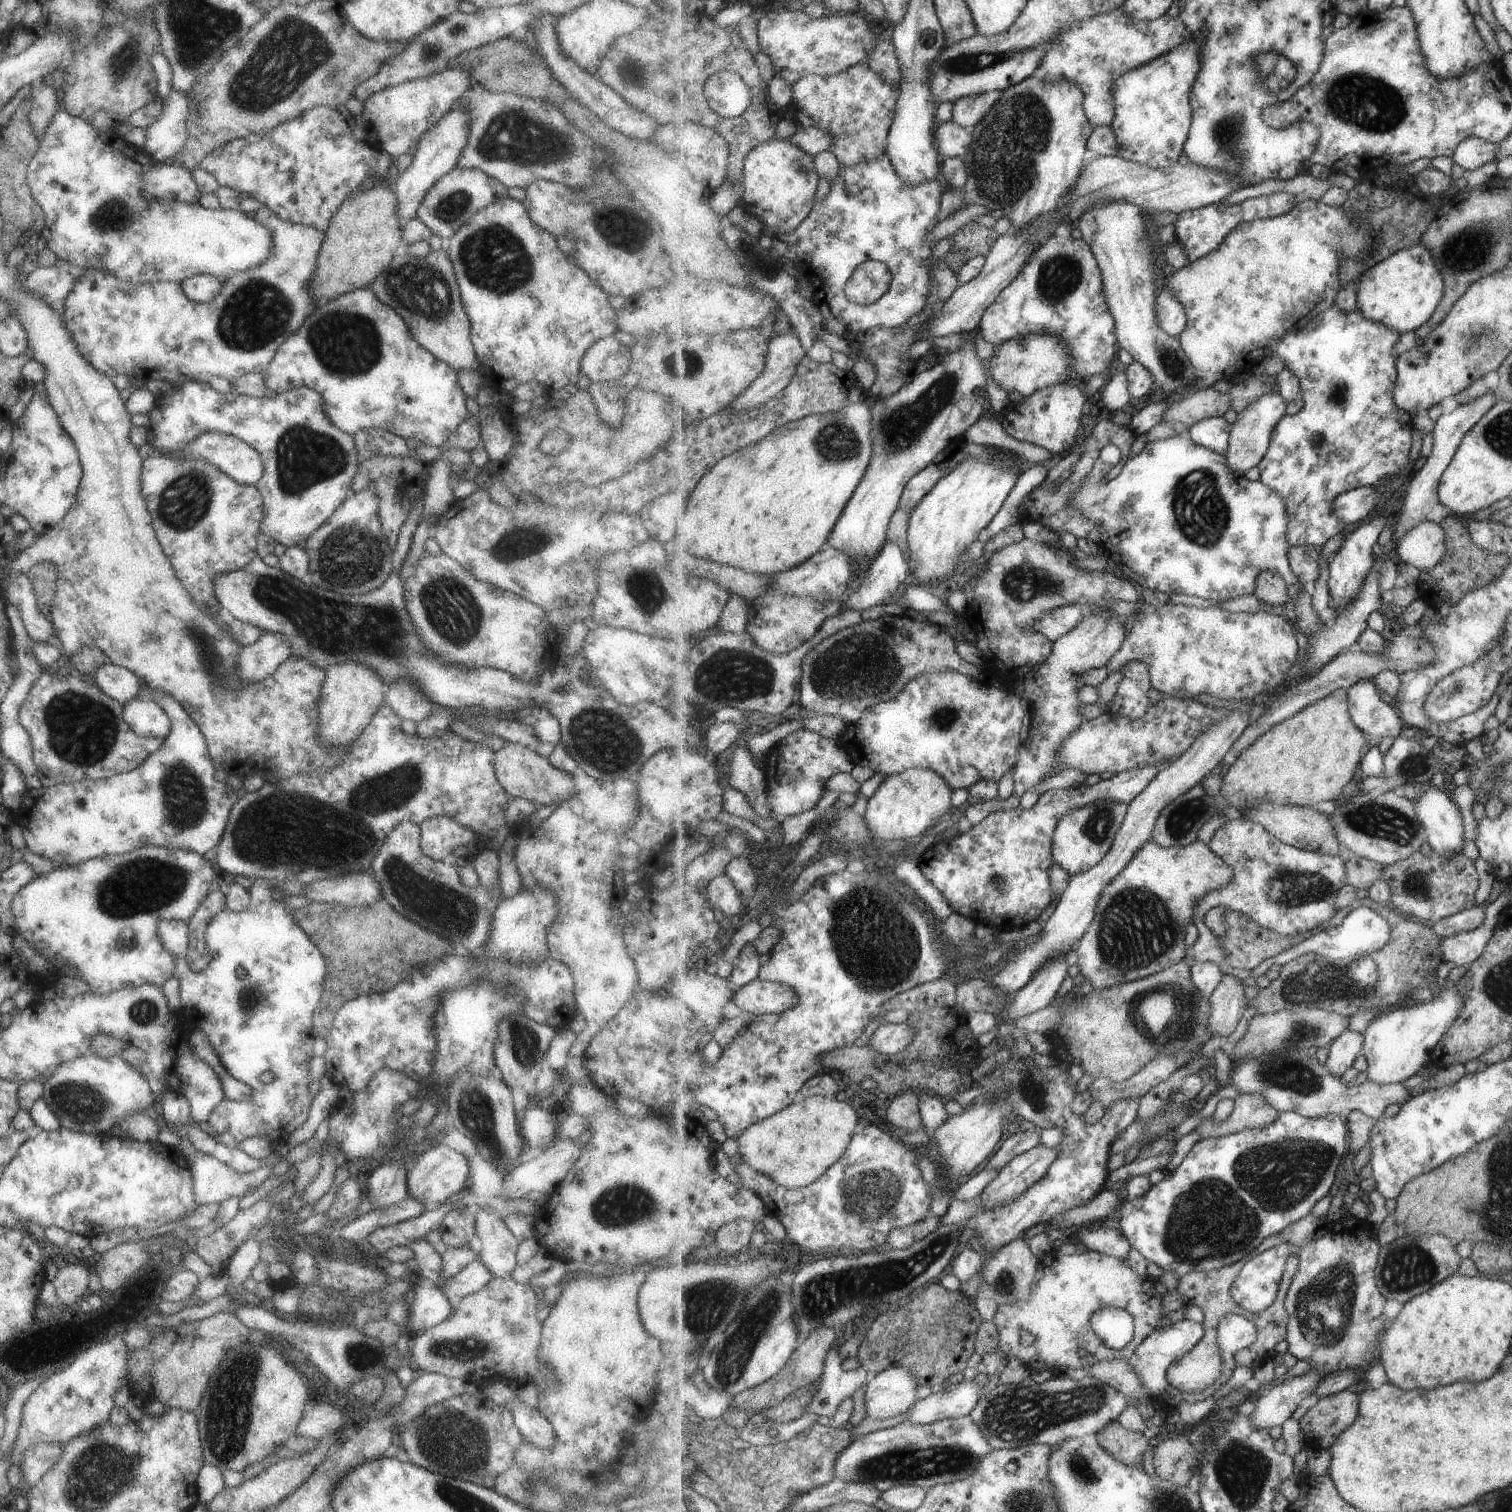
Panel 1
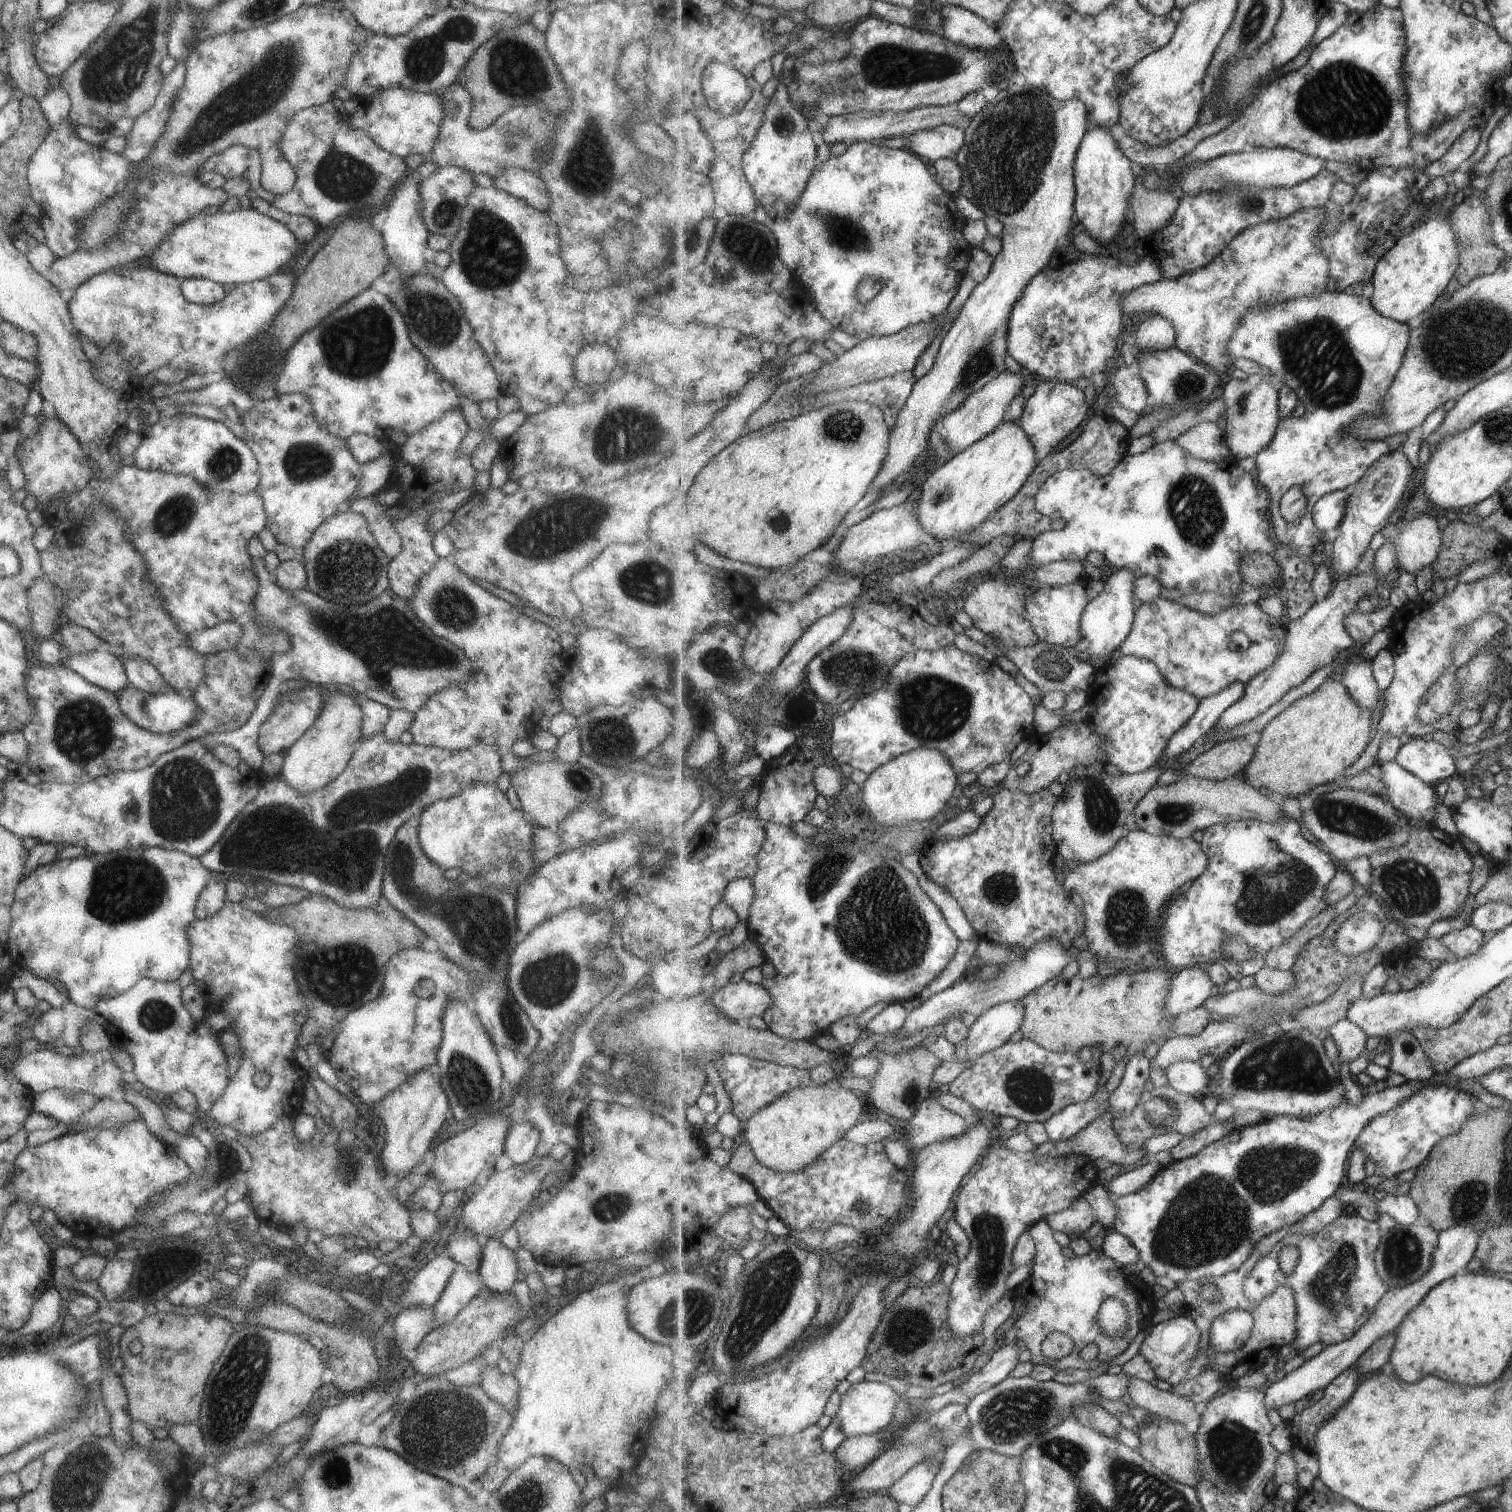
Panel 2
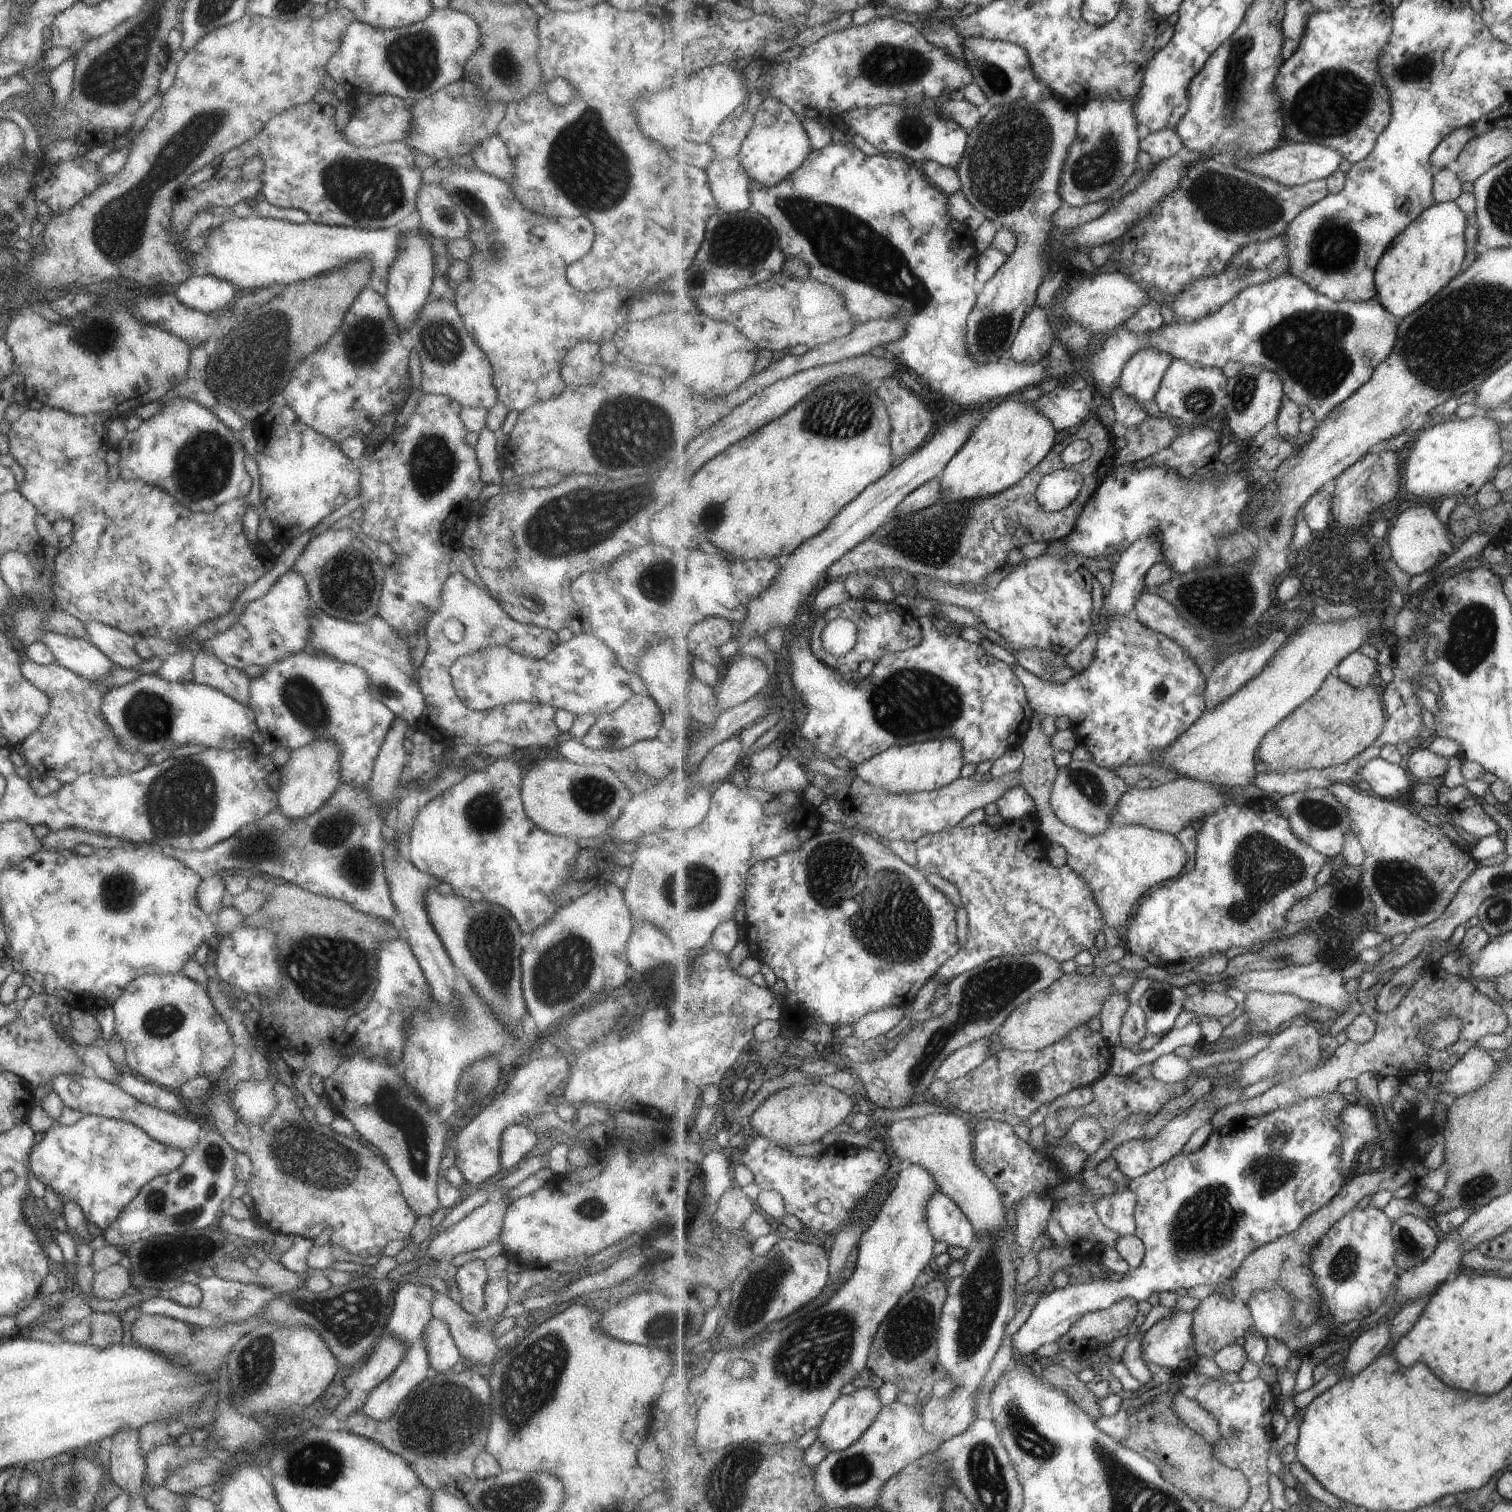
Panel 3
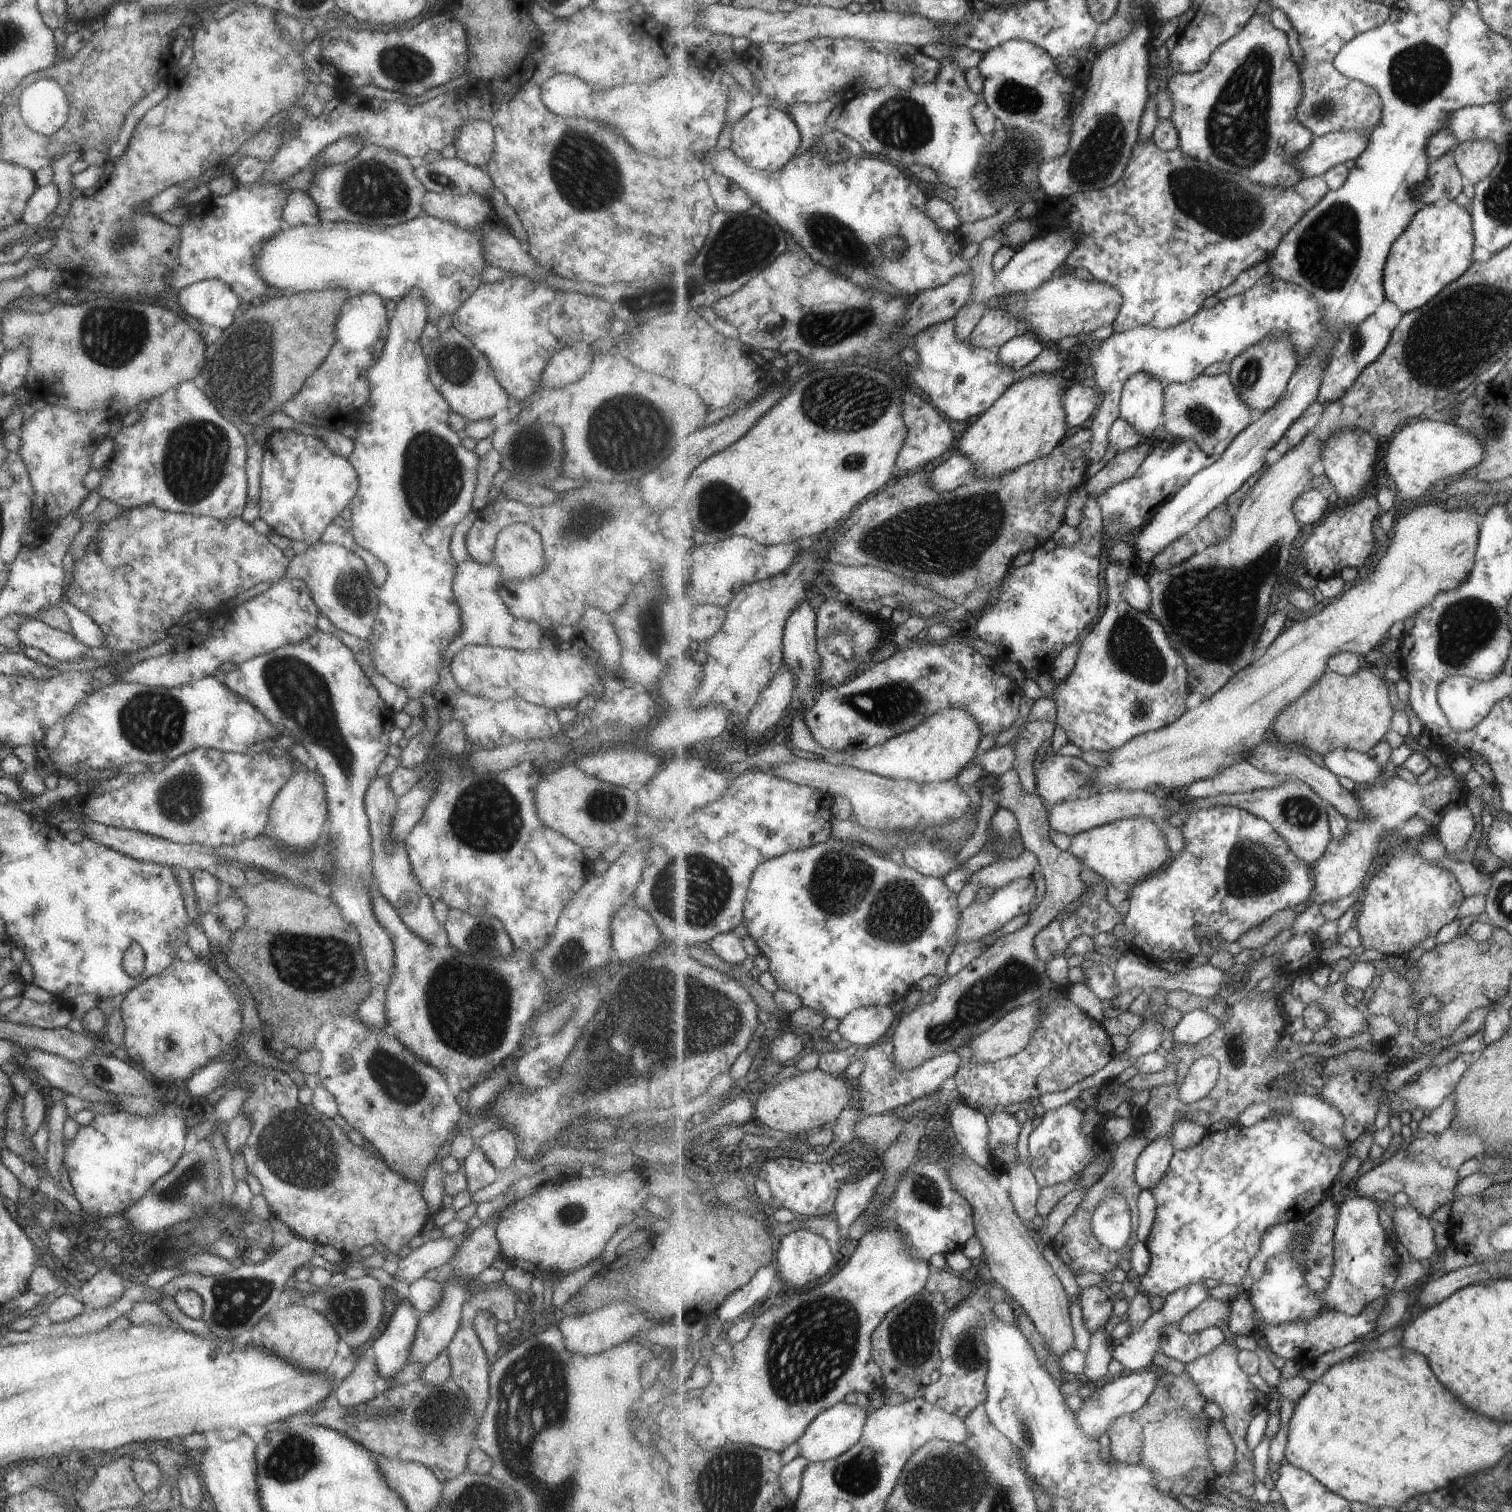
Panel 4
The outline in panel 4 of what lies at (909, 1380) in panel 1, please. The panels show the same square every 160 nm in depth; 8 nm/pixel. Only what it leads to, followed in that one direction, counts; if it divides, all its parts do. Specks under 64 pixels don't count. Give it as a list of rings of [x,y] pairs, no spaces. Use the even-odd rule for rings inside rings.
[[[838,1402],[835,1406],[824,1410],[809,1425],[808,1430],[797,1442],[801,1450],[799,1454],[806,1456],[813,1463],[825,1462],[841,1456],[861,1440],[868,1416],[866,1408],[861,1408],[859,1404]]]

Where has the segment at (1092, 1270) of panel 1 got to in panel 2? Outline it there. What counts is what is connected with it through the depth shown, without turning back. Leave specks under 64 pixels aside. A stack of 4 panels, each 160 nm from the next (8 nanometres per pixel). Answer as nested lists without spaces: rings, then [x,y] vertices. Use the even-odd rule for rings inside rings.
[[[1045,1219],[1030,1228],[1030,1235],[1036,1244],[1032,1274],[1023,1291],[1016,1296],[1016,1305],[1019,1308],[1015,1312],[1017,1319],[1003,1337],[1007,1343],[1020,1345],[1022,1350],[1029,1350],[1033,1364],[1051,1366],[1055,1371],[1069,1368],[1095,1370],[1123,1354],[1131,1346],[1135,1336],[1149,1324],[1150,1315],[1156,1309],[1153,1289],[1149,1284],[1144,1284],[1139,1277],[1123,1274],[1115,1261],[1103,1251],[1093,1249],[1084,1255],[1067,1258],[1061,1252],[1062,1246],[1053,1238],[1053,1233],[1054,1230]],[[1111,1297],[1123,1300],[1130,1312],[1130,1325],[1122,1337],[1110,1337],[1098,1326],[1099,1309],[1105,1299]],[[1053,1332],[1065,1333],[1074,1345],[1073,1351],[1062,1360],[1045,1359],[1041,1352],[1043,1338],[1047,1338]],[[1089,1344],[1096,1344],[1099,1352],[1094,1360],[1085,1362],[1079,1358],[1079,1352]]]

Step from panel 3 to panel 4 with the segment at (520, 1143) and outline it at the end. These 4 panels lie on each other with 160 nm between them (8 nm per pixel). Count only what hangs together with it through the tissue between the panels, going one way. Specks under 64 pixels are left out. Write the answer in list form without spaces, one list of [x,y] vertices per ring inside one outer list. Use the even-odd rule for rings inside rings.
[[[509,1128],[490,1131],[476,1139],[477,1145],[484,1157],[498,1171],[506,1169],[515,1162],[518,1156],[518,1140]]]

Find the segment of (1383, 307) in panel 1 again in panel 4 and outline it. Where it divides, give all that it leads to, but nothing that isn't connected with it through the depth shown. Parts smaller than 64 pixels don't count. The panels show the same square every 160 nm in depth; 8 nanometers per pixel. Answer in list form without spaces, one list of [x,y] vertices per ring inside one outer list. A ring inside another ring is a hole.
[[[1455,201],[1427,205],[1413,217],[1408,230],[1393,243],[1392,254],[1385,265],[1384,289],[1386,300],[1394,302],[1404,313],[1416,311],[1435,298],[1448,284],[1461,278],[1472,265],[1473,246],[1476,244],[1472,213],[1467,214]]]

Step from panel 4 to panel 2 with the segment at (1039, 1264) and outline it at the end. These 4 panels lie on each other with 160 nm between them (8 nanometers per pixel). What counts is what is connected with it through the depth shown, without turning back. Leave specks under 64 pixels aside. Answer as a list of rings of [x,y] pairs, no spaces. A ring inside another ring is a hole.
[[[933,1097],[920,1102],[916,1114],[907,1123],[900,1138],[915,1152],[930,1144],[964,1135],[971,1126],[963,1116],[947,1110]]]

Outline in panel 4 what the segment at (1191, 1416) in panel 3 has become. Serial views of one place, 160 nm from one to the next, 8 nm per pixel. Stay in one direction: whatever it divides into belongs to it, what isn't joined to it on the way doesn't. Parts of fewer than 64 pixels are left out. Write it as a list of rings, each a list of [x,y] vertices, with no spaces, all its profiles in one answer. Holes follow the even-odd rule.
[[[1213,1419],[1208,1430],[1208,1443],[1213,1464],[1222,1475],[1236,1467],[1237,1447],[1228,1426],[1220,1420]]]

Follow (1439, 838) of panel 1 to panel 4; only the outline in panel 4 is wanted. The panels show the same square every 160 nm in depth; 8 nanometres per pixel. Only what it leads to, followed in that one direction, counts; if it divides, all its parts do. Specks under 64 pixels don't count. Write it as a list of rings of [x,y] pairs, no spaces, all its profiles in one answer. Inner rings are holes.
[[[1336,748],[1319,760],[1333,774],[1345,776],[1357,784],[1372,787],[1383,774],[1383,768],[1369,753],[1355,749]]]

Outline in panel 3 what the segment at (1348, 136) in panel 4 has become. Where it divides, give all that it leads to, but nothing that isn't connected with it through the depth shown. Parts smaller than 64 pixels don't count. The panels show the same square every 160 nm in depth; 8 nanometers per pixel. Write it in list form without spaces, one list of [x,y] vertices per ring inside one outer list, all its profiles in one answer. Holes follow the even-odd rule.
[[[1285,142],[1260,155],[1242,156],[1233,166],[1263,178],[1274,180],[1282,185],[1295,186],[1326,179],[1339,168],[1343,158],[1344,156],[1340,151],[1320,144]]]

